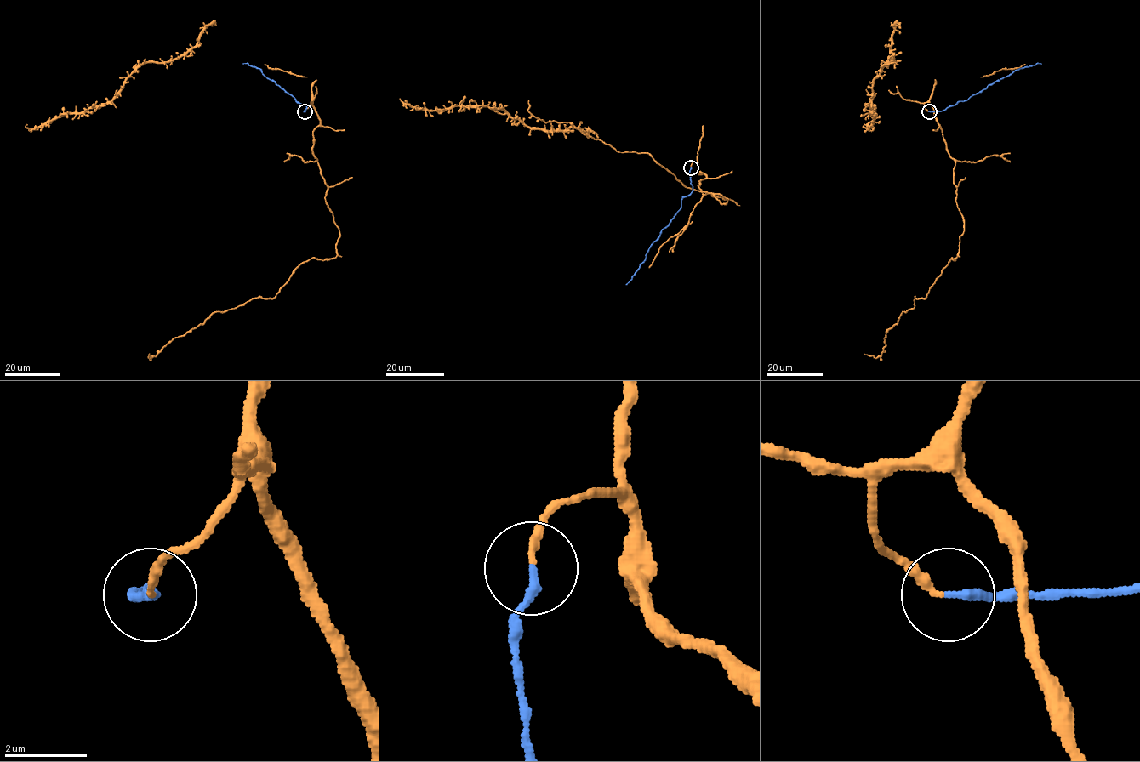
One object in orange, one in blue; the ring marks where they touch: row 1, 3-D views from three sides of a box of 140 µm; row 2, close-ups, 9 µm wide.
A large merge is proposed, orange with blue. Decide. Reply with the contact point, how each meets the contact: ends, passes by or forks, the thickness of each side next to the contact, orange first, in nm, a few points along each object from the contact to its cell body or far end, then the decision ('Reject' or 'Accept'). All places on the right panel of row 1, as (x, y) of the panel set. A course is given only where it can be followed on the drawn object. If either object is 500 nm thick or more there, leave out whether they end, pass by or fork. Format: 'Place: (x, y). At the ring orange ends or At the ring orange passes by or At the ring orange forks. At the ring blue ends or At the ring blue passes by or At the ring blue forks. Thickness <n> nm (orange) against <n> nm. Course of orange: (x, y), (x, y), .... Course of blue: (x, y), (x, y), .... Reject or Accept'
Place: (929, 111). At the ring orange ends. At the ring blue ends. Thickness 200 nm (orange) against 200 nm. Course of orange: (928, 111), (955, 162), (964, 224), (957, 257), (886, 332), (881, 355), (863, 353). Course of blue: (928, 111), (942, 110), (959, 101), (967, 100), (989, 84), (1020, 68), (1041, 64). Accept

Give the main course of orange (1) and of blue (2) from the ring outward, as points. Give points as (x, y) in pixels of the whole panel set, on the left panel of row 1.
1: (304, 111), (311, 103), (320, 121), (312, 155), (336, 257), (303, 262), (274, 298), (213, 312), (149, 353)
2: (304, 111), (306, 105), (266, 77), (259, 68), (242, 64)

